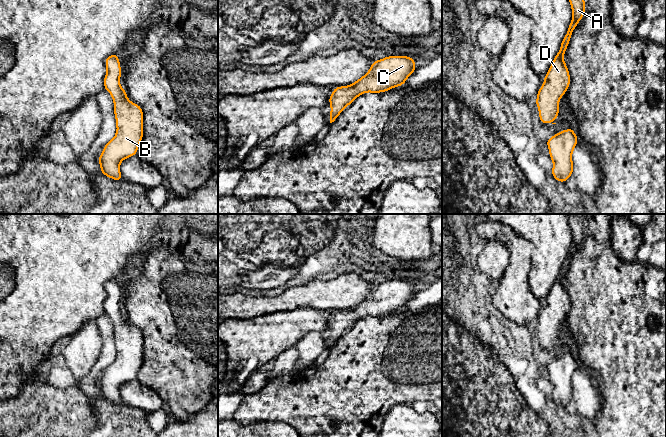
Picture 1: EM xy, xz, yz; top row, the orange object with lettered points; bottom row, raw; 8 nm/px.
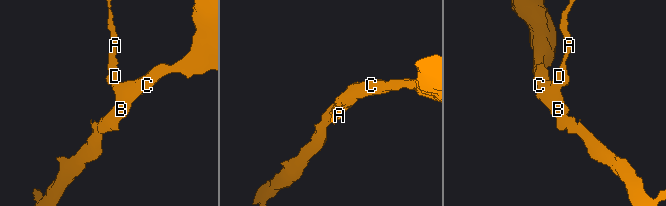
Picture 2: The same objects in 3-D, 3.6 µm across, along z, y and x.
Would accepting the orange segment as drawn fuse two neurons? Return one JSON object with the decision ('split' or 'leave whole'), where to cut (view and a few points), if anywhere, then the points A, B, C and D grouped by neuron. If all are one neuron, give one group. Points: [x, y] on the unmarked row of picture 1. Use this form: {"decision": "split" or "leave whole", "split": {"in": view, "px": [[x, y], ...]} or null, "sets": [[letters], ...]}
{"decision": "leave whole", "split": null, "sets": [["A", "B", "C", "D"]]}

